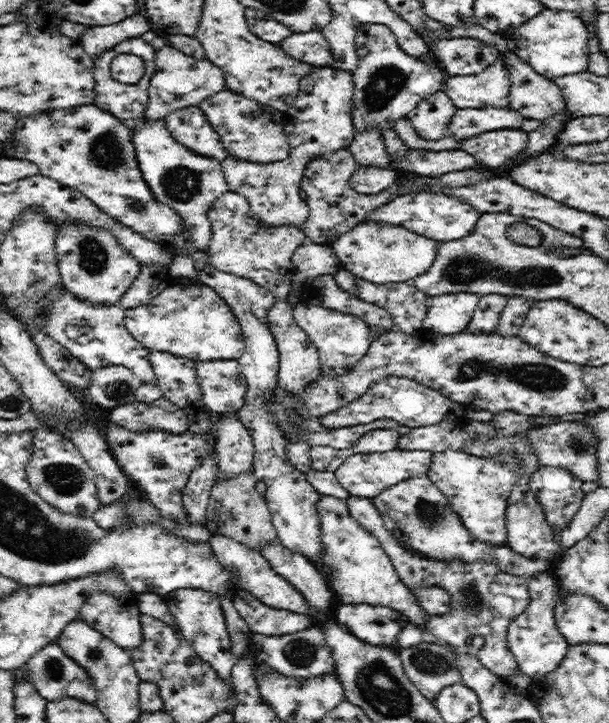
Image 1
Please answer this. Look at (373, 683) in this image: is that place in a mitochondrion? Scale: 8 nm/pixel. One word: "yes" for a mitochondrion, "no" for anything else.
yes

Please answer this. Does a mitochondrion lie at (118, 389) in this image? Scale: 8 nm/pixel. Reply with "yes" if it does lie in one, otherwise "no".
yes

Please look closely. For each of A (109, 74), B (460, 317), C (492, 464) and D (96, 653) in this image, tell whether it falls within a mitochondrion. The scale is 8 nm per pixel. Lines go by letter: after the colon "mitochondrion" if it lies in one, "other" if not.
A: other
B: other
C: other
D: mitochondrion

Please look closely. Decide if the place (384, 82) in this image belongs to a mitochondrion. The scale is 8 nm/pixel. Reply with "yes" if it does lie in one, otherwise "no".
yes

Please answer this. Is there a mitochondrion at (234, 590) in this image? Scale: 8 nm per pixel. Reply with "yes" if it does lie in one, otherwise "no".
no

